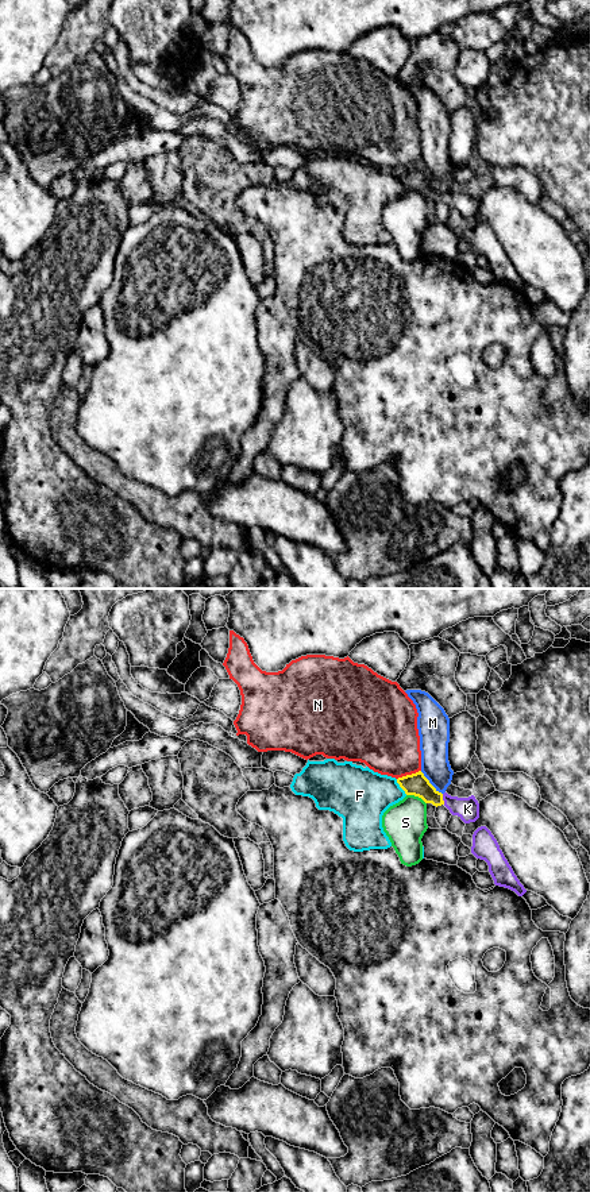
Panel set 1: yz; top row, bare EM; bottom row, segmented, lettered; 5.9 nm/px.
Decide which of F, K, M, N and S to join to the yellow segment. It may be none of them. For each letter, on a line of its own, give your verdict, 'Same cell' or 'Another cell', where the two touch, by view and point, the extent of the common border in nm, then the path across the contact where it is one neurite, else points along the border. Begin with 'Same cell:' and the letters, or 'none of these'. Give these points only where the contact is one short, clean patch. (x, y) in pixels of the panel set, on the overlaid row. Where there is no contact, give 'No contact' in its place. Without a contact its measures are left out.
Same cell: K
F: Another cell. Touches yellow at yz (400, 786). Shared border 120 nm
K: Same cell. Touches yellow at yz (442, 799). Shared border 70 nm. Path across: yz (417, 784), (430, 795), (442, 799), (467, 809)
M: Another cell. Touches yellow at yz (430, 783). Shared border 190 nm. Boundary: yz (420, 771), (442, 794)
N: Another cell. Touches yellow at yz (408, 775). Shared border 160 nm
S: Another cell. Touches yellow at yz (416, 795). Shared border 130 nm

